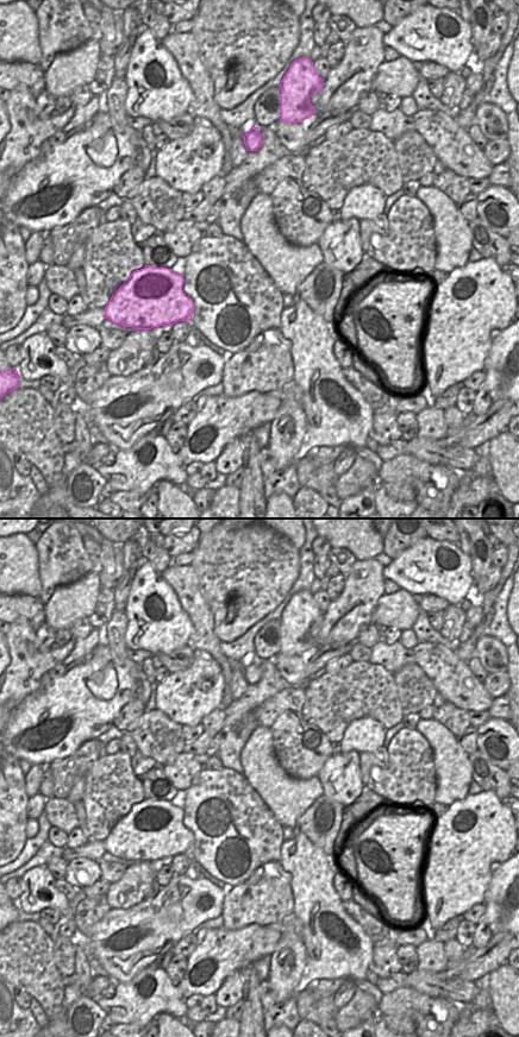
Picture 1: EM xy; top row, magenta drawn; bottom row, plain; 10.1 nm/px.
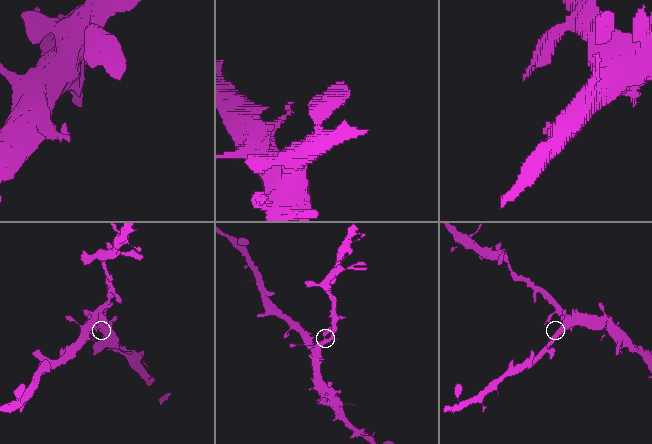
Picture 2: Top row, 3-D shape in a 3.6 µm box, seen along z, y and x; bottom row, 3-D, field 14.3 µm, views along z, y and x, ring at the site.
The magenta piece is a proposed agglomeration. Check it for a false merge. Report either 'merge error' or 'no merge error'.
no merge error

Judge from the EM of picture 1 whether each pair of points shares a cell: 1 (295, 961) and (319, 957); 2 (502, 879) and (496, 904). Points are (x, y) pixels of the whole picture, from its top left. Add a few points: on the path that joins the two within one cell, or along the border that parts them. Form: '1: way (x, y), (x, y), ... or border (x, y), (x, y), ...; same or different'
1: border (301, 937), (306, 965), (295, 986); different
2: way (502, 885), (502, 898); same

